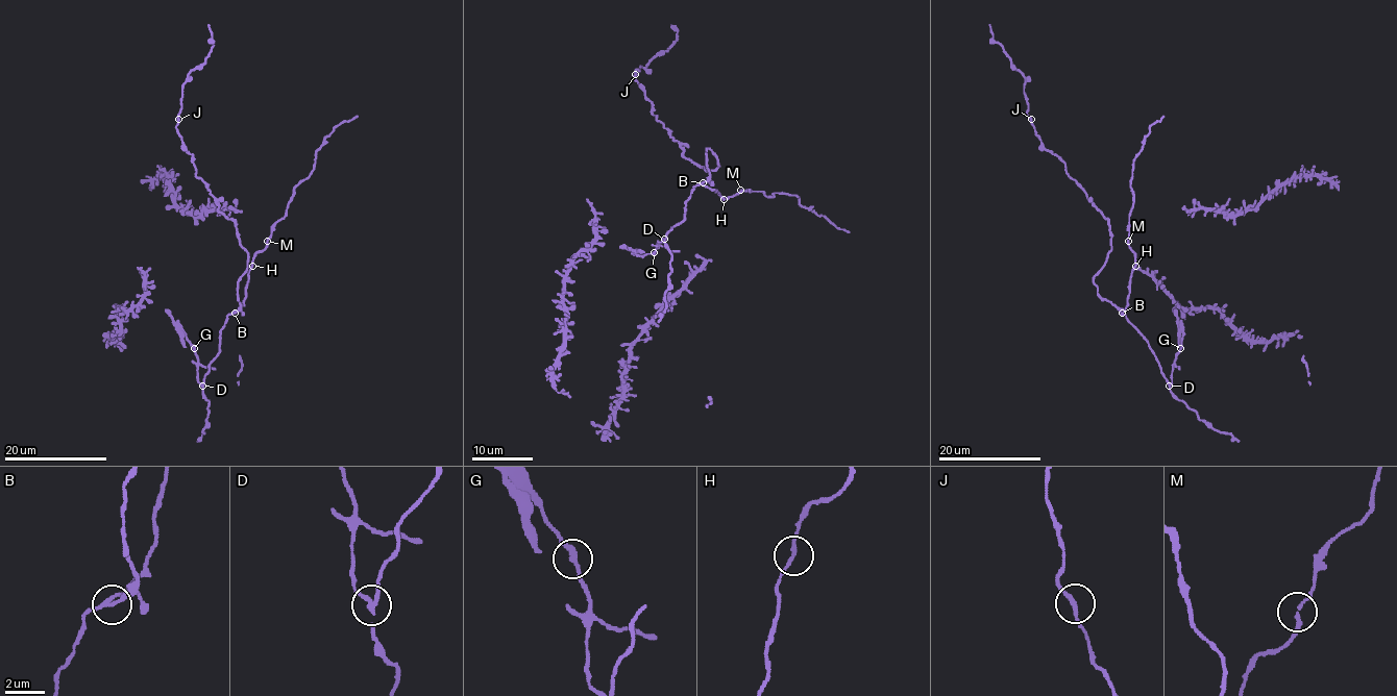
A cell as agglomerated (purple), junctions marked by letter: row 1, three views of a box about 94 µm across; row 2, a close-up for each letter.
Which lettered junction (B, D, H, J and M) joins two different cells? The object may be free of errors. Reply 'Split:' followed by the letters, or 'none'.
Split: D

